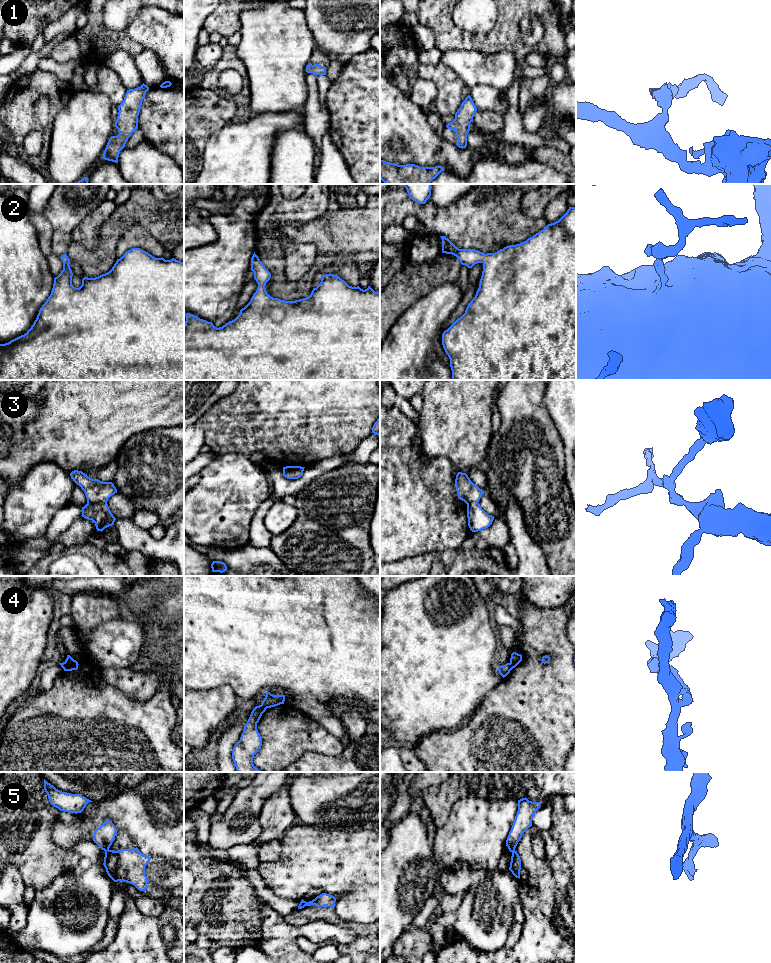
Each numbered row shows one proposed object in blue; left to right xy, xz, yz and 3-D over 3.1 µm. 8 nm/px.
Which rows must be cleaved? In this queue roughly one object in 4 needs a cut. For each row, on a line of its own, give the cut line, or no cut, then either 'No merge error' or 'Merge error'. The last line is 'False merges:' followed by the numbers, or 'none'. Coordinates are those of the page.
1: No split. No merge error
2: No split. No merge error
3: Split along xy (87, 501), (106, 502). Merge error
4: Split along xy (72, 658), (64, 669). Merge error
5: Split along xy (108, 849), (105, 852). Merge error
False merges: 3, 4, 5

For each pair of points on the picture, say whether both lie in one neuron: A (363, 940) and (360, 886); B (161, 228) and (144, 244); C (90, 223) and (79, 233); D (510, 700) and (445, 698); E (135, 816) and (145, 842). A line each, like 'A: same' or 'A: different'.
A: different
B: different
C: same
D: different
E: same

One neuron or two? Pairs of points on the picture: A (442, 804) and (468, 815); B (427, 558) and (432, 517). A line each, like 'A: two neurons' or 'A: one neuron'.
A: two neurons
B: two neurons

